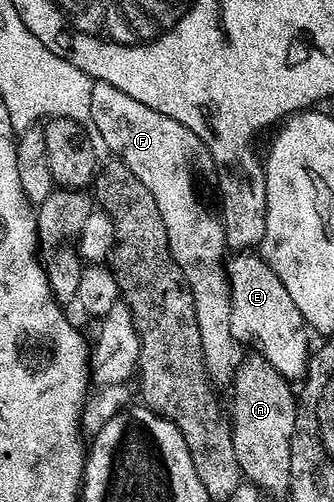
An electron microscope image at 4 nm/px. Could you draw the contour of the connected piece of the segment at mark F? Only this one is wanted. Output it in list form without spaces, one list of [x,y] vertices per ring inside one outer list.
[[[93,81],[90,92],[90,122],[96,125],[100,138],[113,150],[115,157],[146,184],[150,196],[154,196],[154,204],[158,204],[158,212],[162,216],[162,224],[166,224],[166,240],[170,240],[170,252],[174,260],[182,268],[188,281],[190,292],[194,296],[194,312],[198,320],[198,328],[202,336],[204,363],[213,383],[220,388],[231,387],[232,379],[238,369],[236,347],[238,341],[231,331],[232,288],[229,273],[226,269],[226,251],[228,241],[224,235],[224,224],[219,213],[208,211],[206,203],[200,199],[196,191],[196,174],[192,171],[192,146],[188,129],[178,120],[170,120],[170,116],[162,116],[162,112],[154,112],[154,108],[146,108],[146,104],[138,104],[132,96],[126,96],[118,88],[105,82]]]

